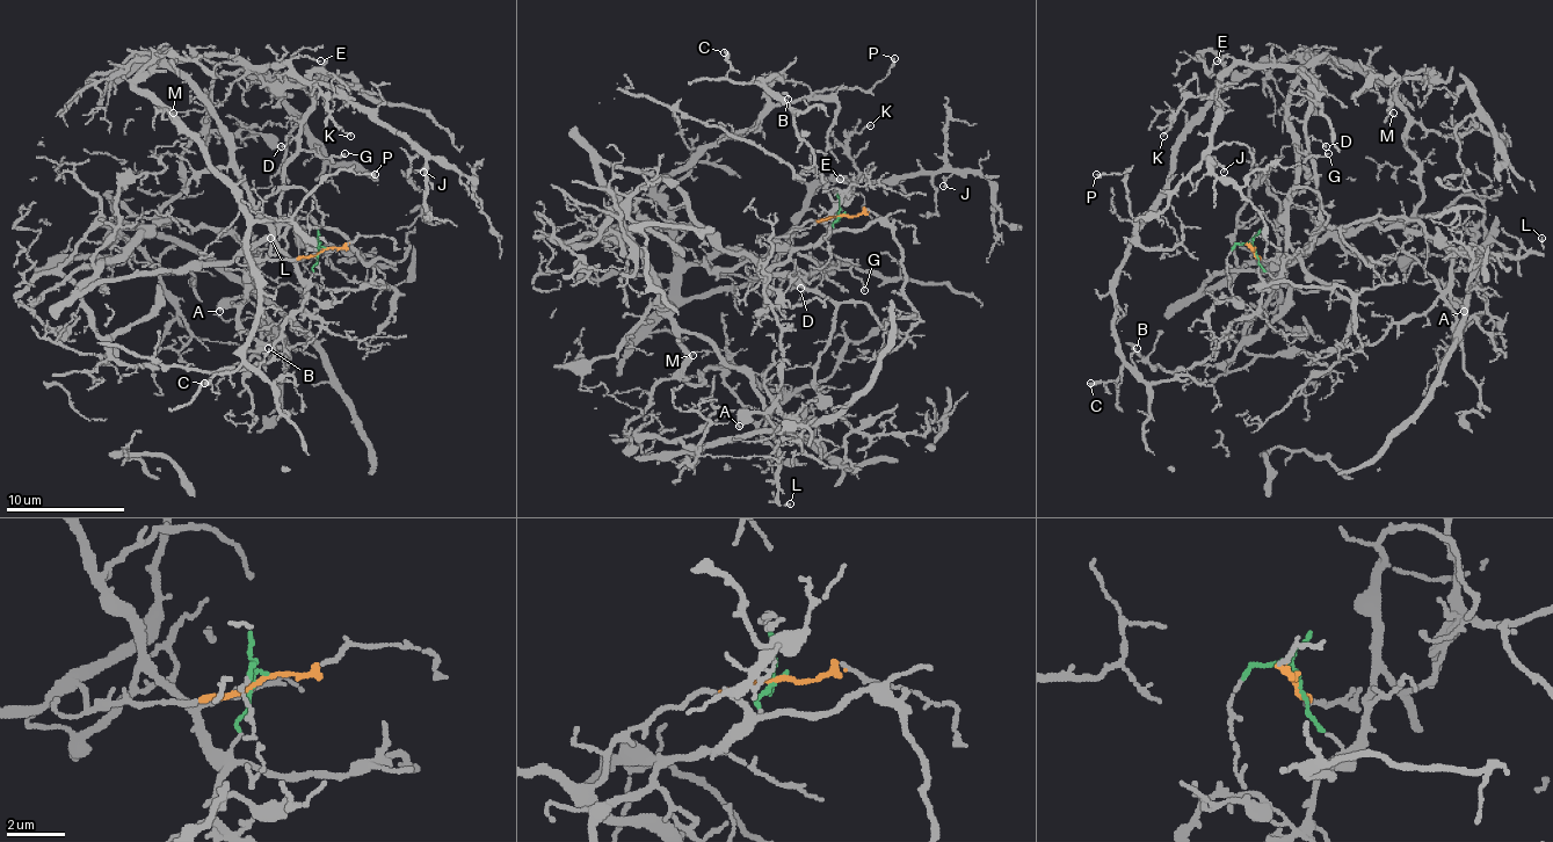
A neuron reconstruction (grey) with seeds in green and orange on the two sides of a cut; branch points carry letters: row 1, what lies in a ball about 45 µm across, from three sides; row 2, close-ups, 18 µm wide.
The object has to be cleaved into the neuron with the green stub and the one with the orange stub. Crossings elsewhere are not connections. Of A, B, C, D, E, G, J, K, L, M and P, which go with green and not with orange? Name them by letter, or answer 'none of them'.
B, C, E, J, K, P

